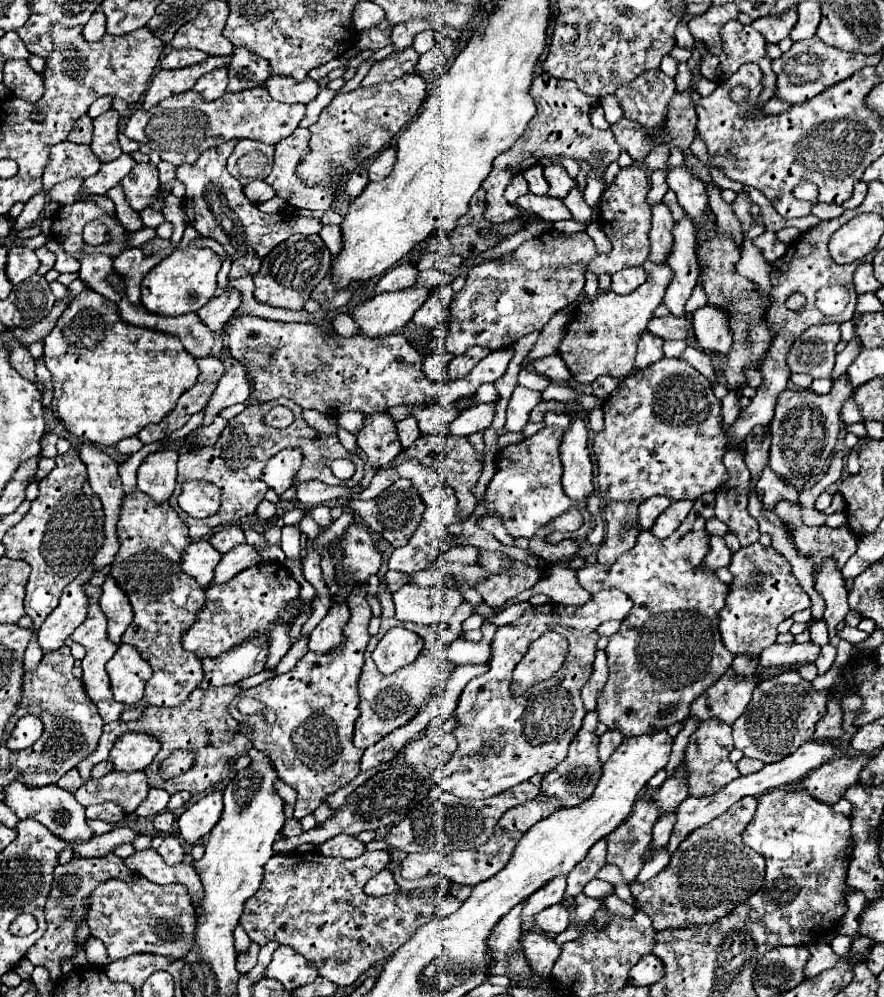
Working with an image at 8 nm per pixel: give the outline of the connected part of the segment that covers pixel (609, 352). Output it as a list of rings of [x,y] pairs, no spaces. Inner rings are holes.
[[[646,261],[644,269],[648,279],[644,285],[634,289],[634,293],[618,295],[614,291],[604,291],[594,299],[578,305],[572,313],[558,351],[578,383],[592,383],[600,375],[624,379],[634,371],[636,343],[652,319],[654,309],[662,303],[664,291],[672,279],[672,269],[668,269],[668,263],[656,265]]]

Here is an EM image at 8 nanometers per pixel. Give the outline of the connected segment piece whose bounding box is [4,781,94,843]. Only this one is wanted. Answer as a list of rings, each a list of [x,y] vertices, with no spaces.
[[[14,781],[12,785],[6,787],[4,793],[6,793],[4,803],[10,809],[14,809],[18,819],[34,817],[36,821],[46,825],[56,837],[60,837],[64,841],[70,841],[70,843],[86,843],[86,841],[90,841],[90,837],[94,837],[94,831],[86,823],[84,807],[76,801],[76,797],[70,791],[64,791],[64,789],[56,787],[56,785],[46,785],[46,787],[40,787],[40,789],[30,789],[24,783]]]

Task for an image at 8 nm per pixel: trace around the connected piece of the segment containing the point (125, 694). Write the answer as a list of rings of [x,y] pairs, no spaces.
[[[120,645],[116,655],[106,665],[114,699],[124,705],[142,701],[144,685],[152,677],[150,665],[130,645]]]

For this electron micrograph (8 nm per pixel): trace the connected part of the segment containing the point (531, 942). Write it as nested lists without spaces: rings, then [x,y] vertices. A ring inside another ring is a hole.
[[[536,931],[524,933],[522,935],[522,945],[524,945],[524,953],[526,953],[526,959],[532,967],[532,971],[536,971],[544,979],[548,979],[560,951],[562,951],[560,945],[552,937],[540,935]]]

